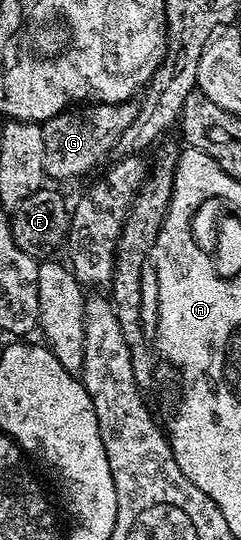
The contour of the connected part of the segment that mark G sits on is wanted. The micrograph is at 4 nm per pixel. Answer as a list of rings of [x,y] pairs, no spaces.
[[[125,102],[113,107],[110,104],[96,104],[83,116],[80,112],[65,110],[57,116],[51,116],[43,121],[44,141],[46,154],[42,158],[44,175],[56,180],[68,180],[71,176],[80,176],[83,172],[94,167],[105,155],[111,153],[118,142],[122,130],[132,124],[134,108],[131,103]]]

